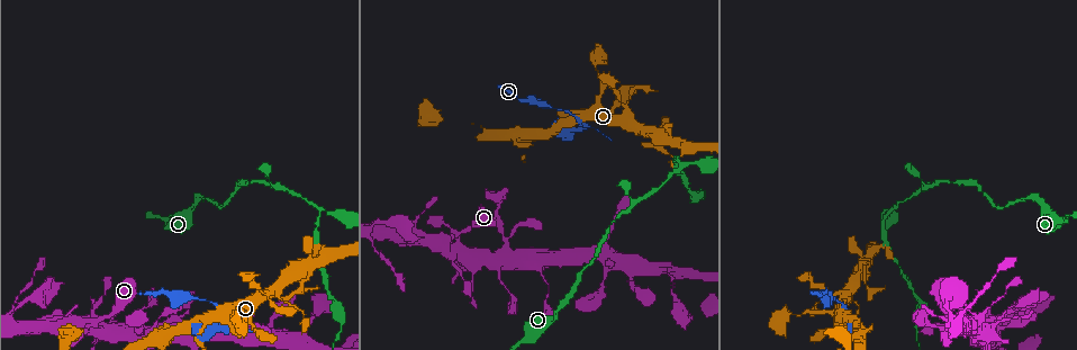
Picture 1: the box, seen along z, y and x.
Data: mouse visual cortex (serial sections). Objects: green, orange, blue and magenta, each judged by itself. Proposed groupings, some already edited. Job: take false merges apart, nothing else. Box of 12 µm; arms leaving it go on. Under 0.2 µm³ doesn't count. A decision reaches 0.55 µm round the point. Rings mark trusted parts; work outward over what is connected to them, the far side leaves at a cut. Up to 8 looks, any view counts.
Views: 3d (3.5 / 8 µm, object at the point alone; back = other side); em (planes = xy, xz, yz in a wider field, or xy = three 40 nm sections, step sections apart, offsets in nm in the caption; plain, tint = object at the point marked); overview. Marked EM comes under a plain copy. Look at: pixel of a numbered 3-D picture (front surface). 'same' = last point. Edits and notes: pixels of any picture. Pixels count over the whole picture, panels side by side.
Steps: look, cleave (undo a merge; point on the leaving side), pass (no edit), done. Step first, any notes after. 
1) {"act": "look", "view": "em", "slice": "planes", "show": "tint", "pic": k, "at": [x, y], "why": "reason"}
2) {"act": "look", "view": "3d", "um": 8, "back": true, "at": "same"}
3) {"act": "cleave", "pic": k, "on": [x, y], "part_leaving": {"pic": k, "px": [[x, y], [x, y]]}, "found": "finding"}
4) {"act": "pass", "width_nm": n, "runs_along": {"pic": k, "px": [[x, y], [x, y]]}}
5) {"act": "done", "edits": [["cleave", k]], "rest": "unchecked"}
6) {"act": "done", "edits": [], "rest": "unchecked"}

{"act": "look", "view": "3d", "um": 3.5, "pic": 1, "at": [584, 127], "why": "thick turns thin"}

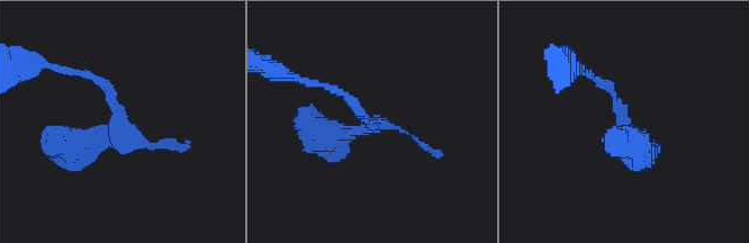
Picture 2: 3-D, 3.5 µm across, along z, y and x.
{"act": "look", "view": "em", "slice": "xy", "step": 2, "show": "tint", "pic": 2, "at": [118, 130]}

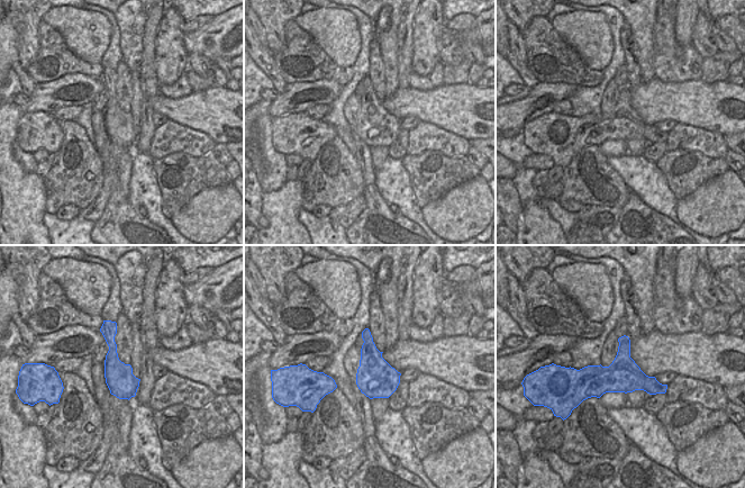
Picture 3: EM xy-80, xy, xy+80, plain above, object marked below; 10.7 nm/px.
{"act": "pass", "found": "one cell here"}

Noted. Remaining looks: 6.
{"act": "look", "view": "3d", "um": 8, "pic": 1, "at": [441, 243], "why": "small branch off a trunk"}

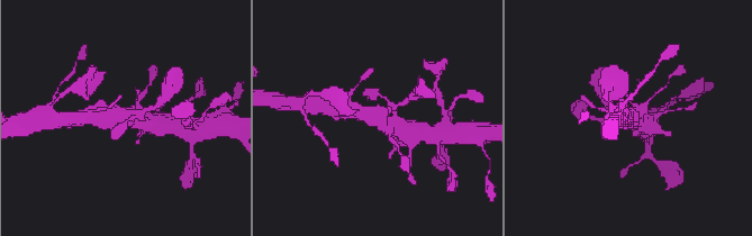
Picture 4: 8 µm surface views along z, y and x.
{"act": "look", "view": "3d", "um": 3.5, "pic": 4, "at": [382, 116]}

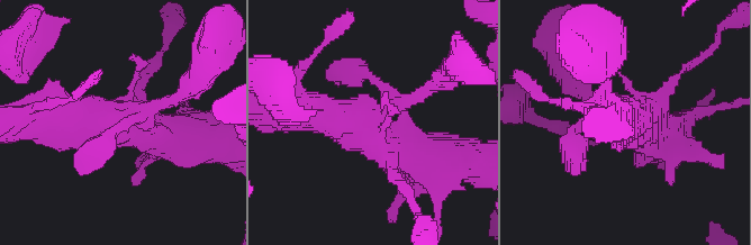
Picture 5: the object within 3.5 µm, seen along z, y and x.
{"act": "look", "view": "em", "slice": "planes", "show": "tint", "pic": 5, "at": [115, 114]}

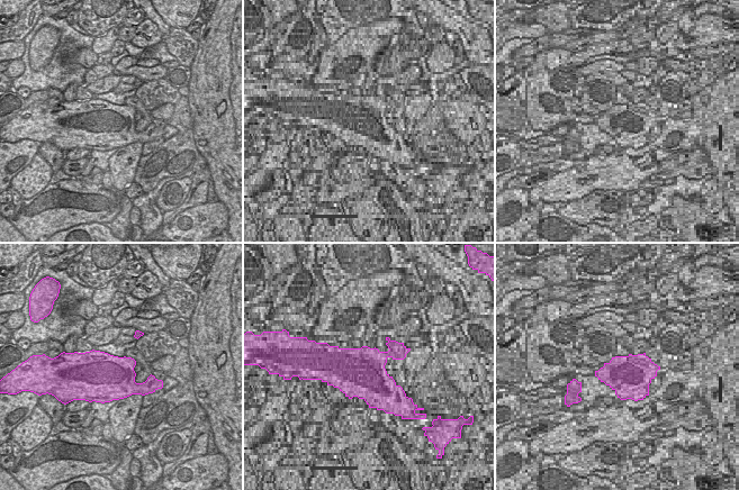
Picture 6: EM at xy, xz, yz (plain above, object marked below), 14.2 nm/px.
{"act": "pass", "found": "all the same cell"}

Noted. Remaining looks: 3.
{"act": "look", "view": "3d", "um": 3.5, "pic": 1, "at": [679, 166], "why": "three arms meet"}

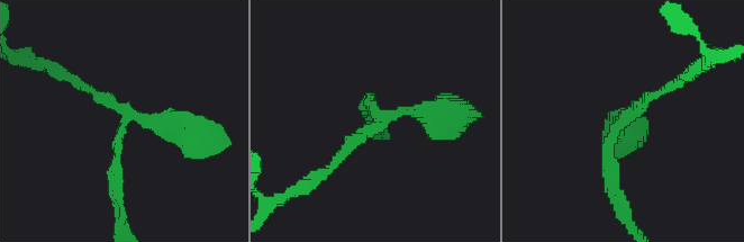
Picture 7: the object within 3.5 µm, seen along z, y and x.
{"act": "look", "view": "em", "slice": "planes", "show": "tint", "pic": 7, "at": [373, 121], "arms": 3, "arm_widths_nm": [150, 200, 250]}

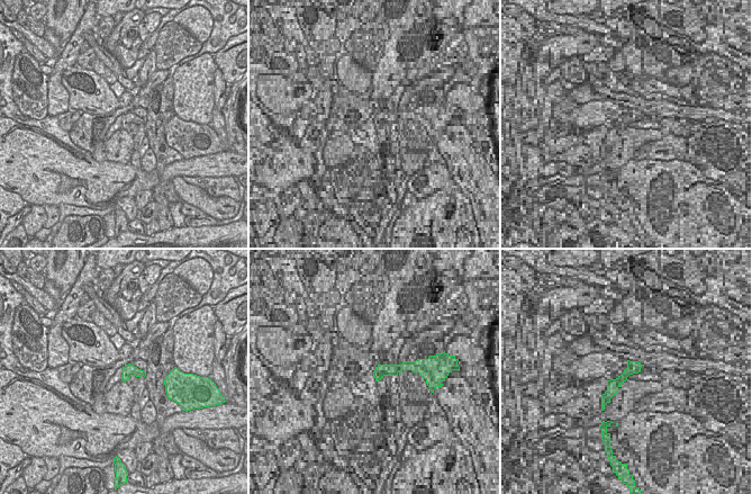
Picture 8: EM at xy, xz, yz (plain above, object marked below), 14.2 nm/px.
{"act": "pass", "runs_along": {"pic": 7, "px": [[674, 82], [614, 134], [614, 179]]}, "found": "all the same cell"}

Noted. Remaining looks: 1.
{"act": "done", "edits": [], "rest": "unchecked"}

